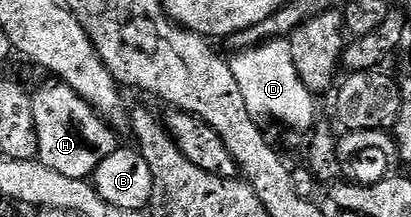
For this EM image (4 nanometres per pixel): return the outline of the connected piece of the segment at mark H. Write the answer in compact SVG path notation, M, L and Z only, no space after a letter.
M50 80L47 86L40 87L36 92L33 91L30 103L38 137L37 161L48 164L48 168L52 168L64 176L89 179L96 167L105 158L112 156L114 150L119 149L120 142L117 138L119 135L116 130L65 83L59 80Z

